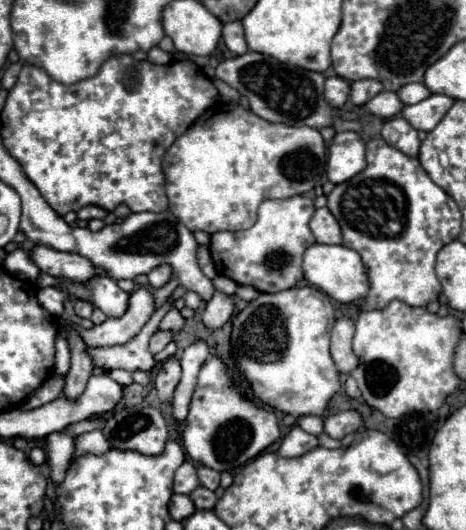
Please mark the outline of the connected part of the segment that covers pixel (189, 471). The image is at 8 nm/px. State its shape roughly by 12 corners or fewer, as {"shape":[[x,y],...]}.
{"shape":[[183,462],[175,472],[175,494],[189,494],[199,486],[197,468]]}

